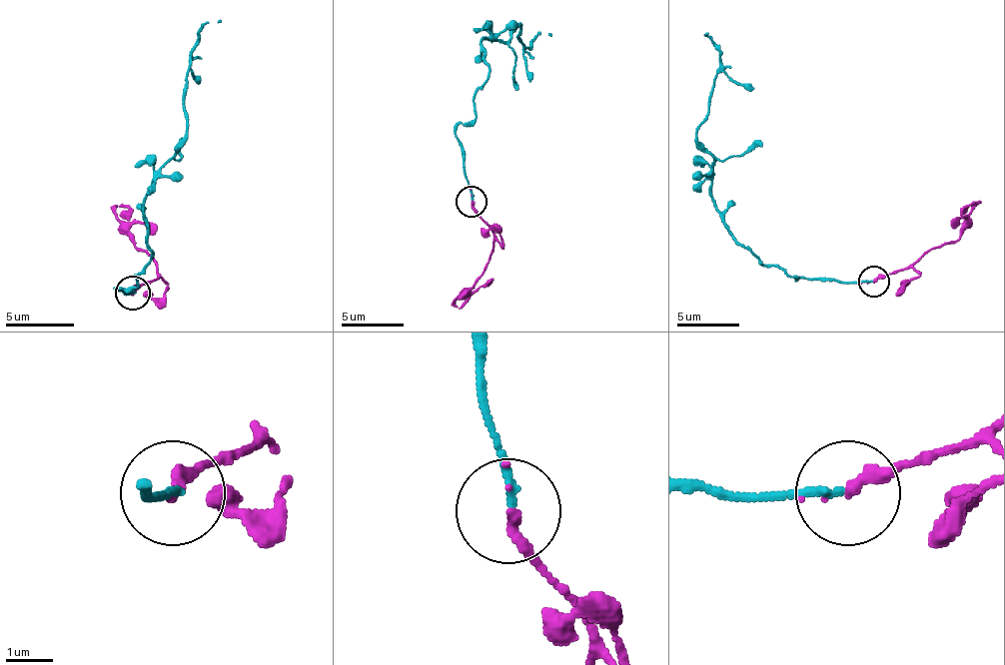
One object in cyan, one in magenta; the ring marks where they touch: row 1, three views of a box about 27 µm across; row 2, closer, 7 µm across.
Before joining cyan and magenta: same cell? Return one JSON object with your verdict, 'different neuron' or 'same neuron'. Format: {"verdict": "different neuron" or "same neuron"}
{"verdict": "same neuron"}

